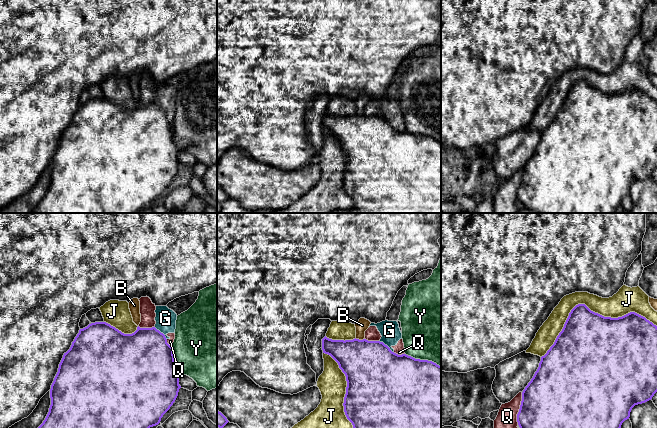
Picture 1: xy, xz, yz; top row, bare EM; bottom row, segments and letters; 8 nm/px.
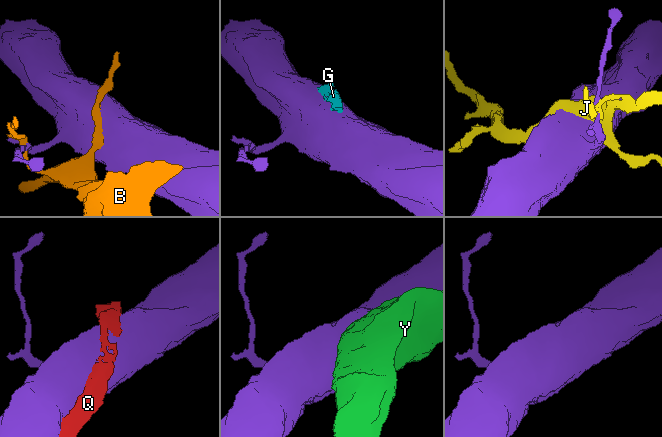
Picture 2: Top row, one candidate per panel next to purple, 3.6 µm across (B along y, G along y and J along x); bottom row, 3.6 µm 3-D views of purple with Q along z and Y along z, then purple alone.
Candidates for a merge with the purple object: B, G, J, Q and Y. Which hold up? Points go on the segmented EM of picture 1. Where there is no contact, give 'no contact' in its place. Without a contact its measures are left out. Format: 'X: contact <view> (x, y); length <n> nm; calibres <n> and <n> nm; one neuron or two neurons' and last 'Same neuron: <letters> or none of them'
B: contact xz (360, 340); length 80 nm; calibres 440 and 100 nm; two neurons
G: contact xz (386, 345); length 160 nm; calibres 460 and 160 nm; two neurons
J: contact yz (590, 310); length 950 nm; calibres 460 and 190 nm; two neurons
Q: contact yz (520, 408); length 260 nm; calibres 440 and 160 nm; two neurons
Y: contact xz (423, 360); length 300 nm; calibres 500 and 480 nm; two neurons
Same neuron: none of them

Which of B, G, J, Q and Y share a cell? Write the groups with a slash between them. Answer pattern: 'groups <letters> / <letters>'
groups B / G Q / J / Y

